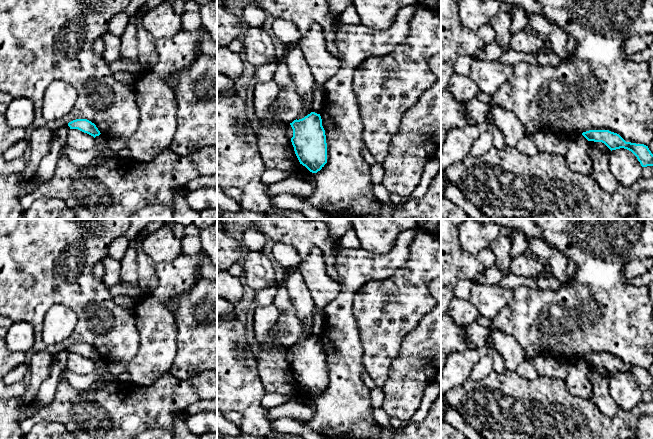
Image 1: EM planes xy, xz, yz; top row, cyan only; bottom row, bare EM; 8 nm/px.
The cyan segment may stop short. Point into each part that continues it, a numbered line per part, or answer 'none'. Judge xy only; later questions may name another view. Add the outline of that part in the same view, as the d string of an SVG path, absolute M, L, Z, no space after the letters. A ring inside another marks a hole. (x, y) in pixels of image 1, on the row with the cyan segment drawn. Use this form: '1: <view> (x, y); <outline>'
none

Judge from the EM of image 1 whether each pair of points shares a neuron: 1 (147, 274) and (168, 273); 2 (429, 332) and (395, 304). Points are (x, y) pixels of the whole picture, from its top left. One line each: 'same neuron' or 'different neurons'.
1: different neurons
2: different neurons

